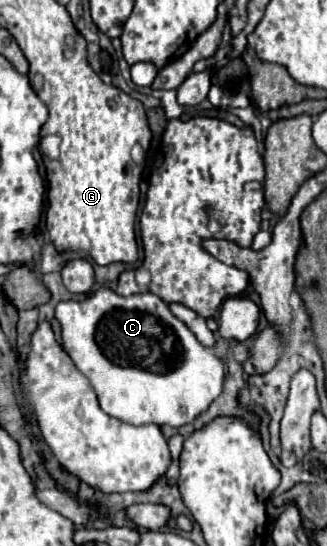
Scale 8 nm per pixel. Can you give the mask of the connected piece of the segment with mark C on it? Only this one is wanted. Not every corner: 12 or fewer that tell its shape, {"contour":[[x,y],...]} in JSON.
{"contour":[[151,292],[59,302],[99,406],[181,428],[223,362]]}

